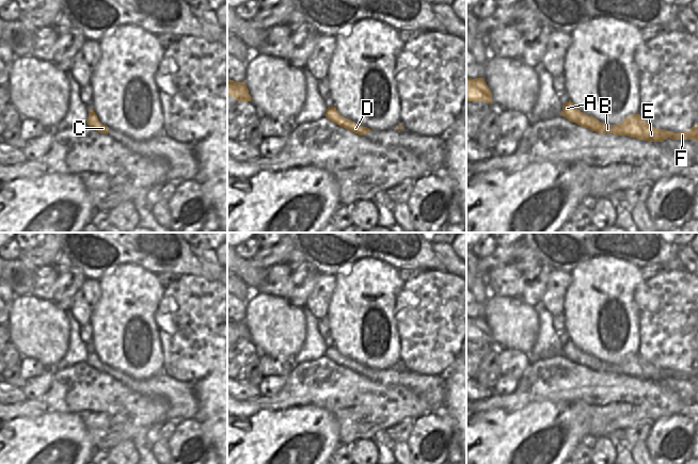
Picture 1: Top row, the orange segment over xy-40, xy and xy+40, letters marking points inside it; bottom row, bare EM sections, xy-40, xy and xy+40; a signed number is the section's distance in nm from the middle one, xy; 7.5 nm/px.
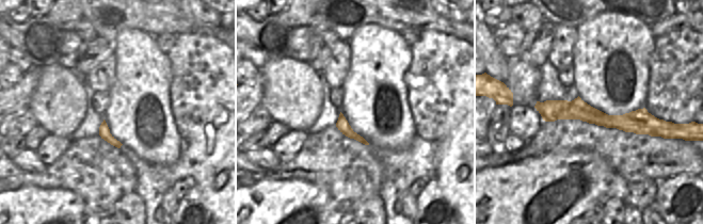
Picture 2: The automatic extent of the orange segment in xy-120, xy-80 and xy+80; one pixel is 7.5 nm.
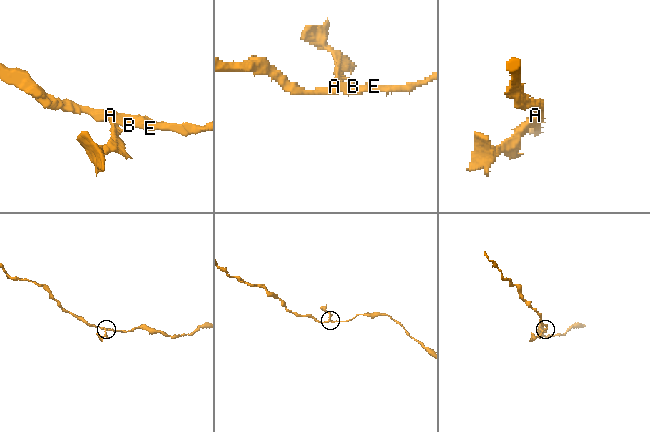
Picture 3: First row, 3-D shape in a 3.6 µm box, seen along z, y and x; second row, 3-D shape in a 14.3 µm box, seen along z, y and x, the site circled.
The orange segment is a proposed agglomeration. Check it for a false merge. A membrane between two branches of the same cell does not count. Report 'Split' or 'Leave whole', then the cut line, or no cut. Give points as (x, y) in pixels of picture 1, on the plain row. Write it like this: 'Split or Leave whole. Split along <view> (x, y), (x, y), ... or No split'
Split. Split along xy (327, 356), (331, 356), (337, 363).

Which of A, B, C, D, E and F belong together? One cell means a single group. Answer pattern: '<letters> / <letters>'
A B D E F / C

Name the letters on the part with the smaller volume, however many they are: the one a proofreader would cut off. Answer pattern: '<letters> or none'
C

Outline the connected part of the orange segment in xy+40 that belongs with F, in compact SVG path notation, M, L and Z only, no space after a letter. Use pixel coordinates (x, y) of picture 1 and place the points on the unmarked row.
M571 339L562 345L560 355L572 357L578 365L598 372L628 374L647 381L663 381L668 377L672 379L694 379L698 381L698 364L692 366L689 370L675 372L666 368L653 366L649 362L643 359L639 353L628 355L617 364L608 364L598 359L593 355L581 351Z

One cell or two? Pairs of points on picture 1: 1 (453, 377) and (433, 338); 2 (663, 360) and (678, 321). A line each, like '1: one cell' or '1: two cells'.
1: one cell
2: one cell

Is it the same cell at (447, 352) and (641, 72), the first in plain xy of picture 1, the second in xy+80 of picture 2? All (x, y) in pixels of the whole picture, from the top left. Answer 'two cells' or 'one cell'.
two cells

